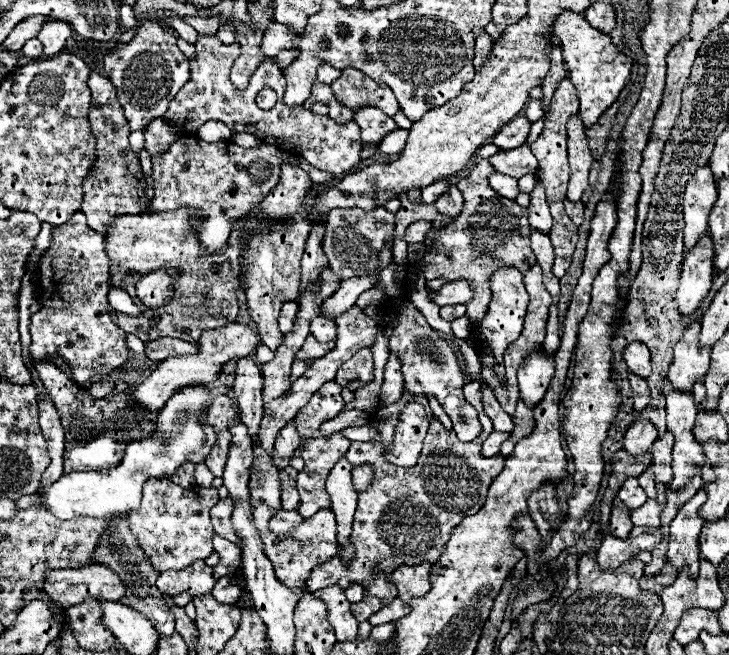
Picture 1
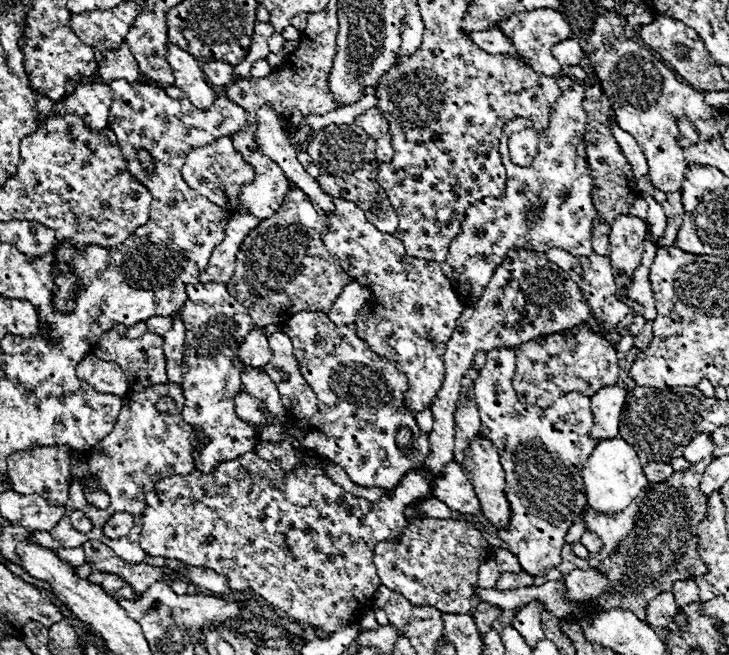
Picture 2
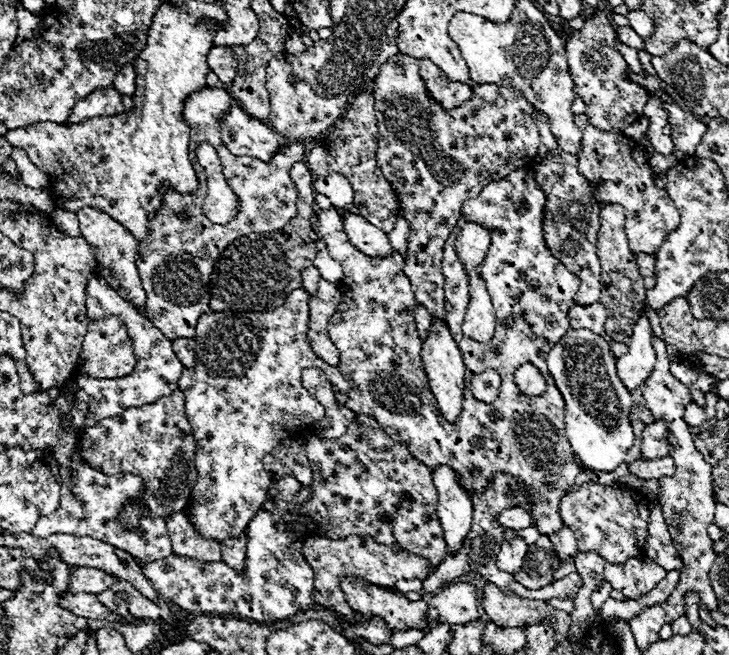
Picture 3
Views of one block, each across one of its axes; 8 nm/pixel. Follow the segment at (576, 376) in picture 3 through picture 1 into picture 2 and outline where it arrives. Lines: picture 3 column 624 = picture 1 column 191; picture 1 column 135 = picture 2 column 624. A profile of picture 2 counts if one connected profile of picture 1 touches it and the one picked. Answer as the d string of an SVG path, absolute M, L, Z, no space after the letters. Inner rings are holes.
M622 438L604 440L604 442L596 444L592 456L588 458L588 462L582 468L582 480L584 480L584 486L586 486L584 512L592 508L592 510L602 512L602 514L622 512L648 486L648 478L642 472L638 454Z

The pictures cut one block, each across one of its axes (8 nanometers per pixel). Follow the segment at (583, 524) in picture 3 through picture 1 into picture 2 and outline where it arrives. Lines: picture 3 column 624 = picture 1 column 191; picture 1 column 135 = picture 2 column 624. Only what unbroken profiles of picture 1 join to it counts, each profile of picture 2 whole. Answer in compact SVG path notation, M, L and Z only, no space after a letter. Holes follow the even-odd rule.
M646 490L626 510L622 510L618 514L612 514L612 516L596 516L594 512L584 514L588 530L594 530L604 540L604 548L600 552L589 554L588 563L592 568L597 567L604 558L610 556L610 552L622 540L622 536L626 536L632 530L634 518L640 510L640 504L642 504L644 496L646 496Z

